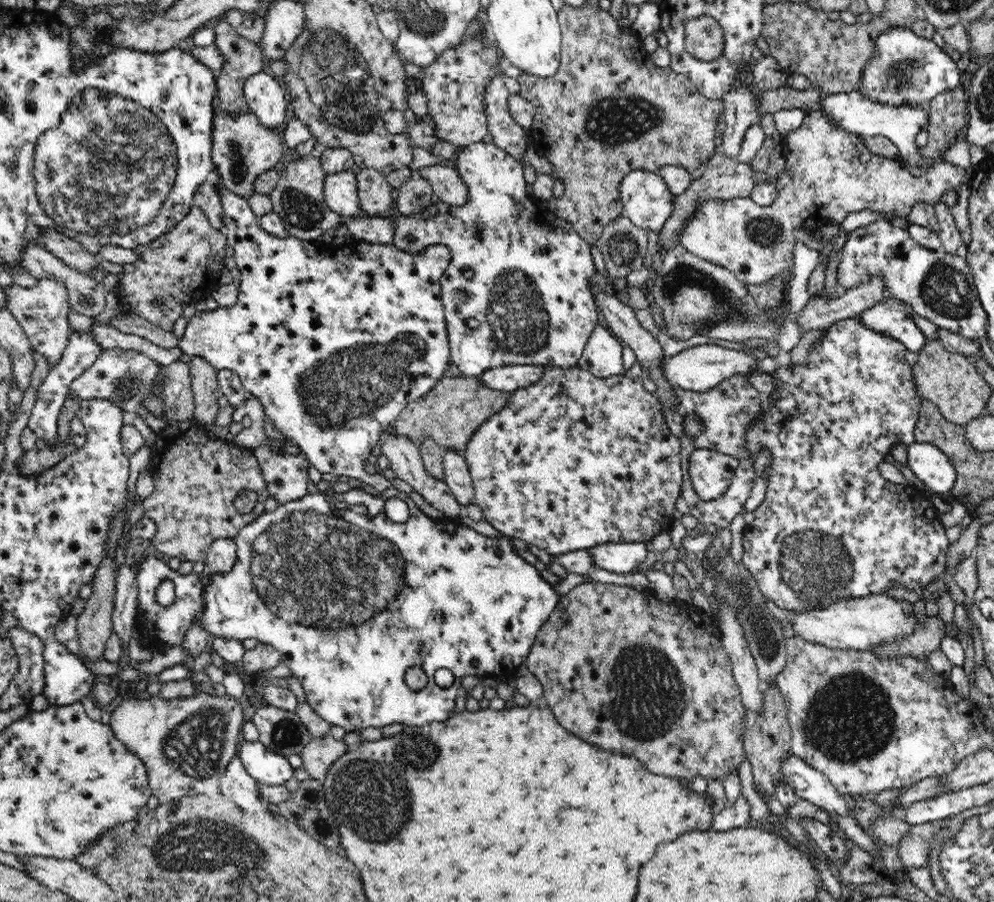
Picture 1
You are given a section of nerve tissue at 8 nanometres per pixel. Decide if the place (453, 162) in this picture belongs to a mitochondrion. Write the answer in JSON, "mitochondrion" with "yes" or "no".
{"mitochondrion":"no"}

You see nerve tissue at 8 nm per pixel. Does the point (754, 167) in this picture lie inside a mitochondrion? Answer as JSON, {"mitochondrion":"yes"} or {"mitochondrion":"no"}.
{"mitochondrion":"no"}

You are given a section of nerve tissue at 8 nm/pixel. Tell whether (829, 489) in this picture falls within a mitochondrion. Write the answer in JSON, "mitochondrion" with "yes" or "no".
{"mitochondrion":"no"}

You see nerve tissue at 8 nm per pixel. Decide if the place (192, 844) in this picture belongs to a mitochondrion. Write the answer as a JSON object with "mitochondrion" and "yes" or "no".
{"mitochondrion":"yes"}

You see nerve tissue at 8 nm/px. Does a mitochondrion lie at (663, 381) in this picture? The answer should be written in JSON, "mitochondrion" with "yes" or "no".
{"mitochondrion":"no"}

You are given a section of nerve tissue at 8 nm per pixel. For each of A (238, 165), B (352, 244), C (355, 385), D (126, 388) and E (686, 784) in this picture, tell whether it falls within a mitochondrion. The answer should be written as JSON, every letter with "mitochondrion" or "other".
{"A":"mitochondrion","B":"other","C":"mitochondrion","D":"mitochondrion","E":"other"}

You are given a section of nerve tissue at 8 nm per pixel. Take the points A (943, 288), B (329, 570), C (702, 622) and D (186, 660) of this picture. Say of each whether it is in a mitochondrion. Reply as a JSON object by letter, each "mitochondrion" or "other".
{"A":"mitochondrion","B":"mitochondrion","C":"other","D":"other"}

